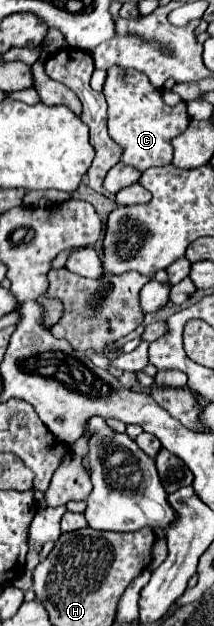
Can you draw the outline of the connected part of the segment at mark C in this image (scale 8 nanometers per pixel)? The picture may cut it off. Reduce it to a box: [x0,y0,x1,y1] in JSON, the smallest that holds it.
[104,65,190,169]

